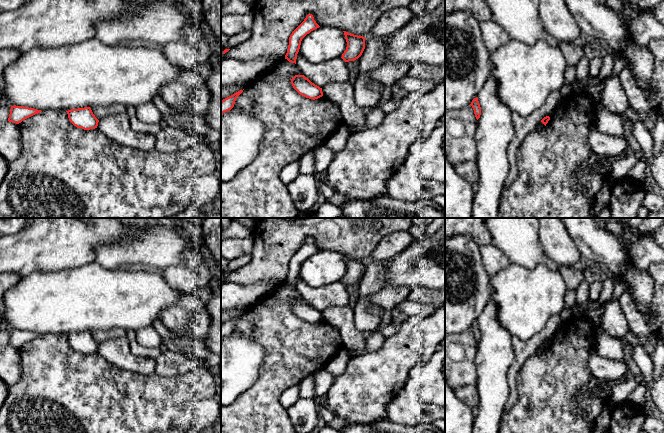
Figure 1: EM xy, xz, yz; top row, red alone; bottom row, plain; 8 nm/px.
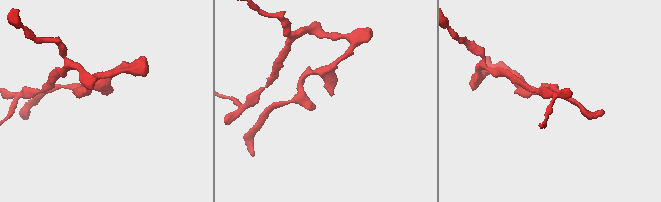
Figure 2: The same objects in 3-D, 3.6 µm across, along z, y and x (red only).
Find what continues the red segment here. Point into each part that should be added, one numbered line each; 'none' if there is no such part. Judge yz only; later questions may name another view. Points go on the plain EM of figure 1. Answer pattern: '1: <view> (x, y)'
none

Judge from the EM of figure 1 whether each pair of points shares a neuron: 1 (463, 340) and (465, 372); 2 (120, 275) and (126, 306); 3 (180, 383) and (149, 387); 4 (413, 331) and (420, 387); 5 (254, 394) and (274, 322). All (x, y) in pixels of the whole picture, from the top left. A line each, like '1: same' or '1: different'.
1: same
2: same
3: same
4: different
5: same

